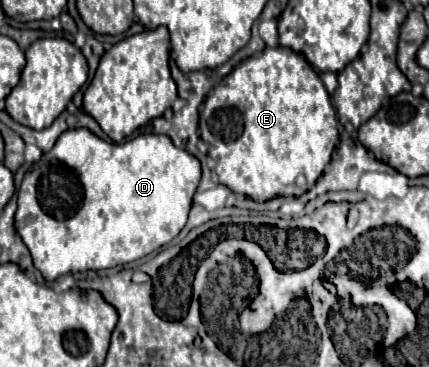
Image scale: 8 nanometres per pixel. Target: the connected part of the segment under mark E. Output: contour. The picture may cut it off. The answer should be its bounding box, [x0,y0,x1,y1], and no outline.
[200,46,340,202]

